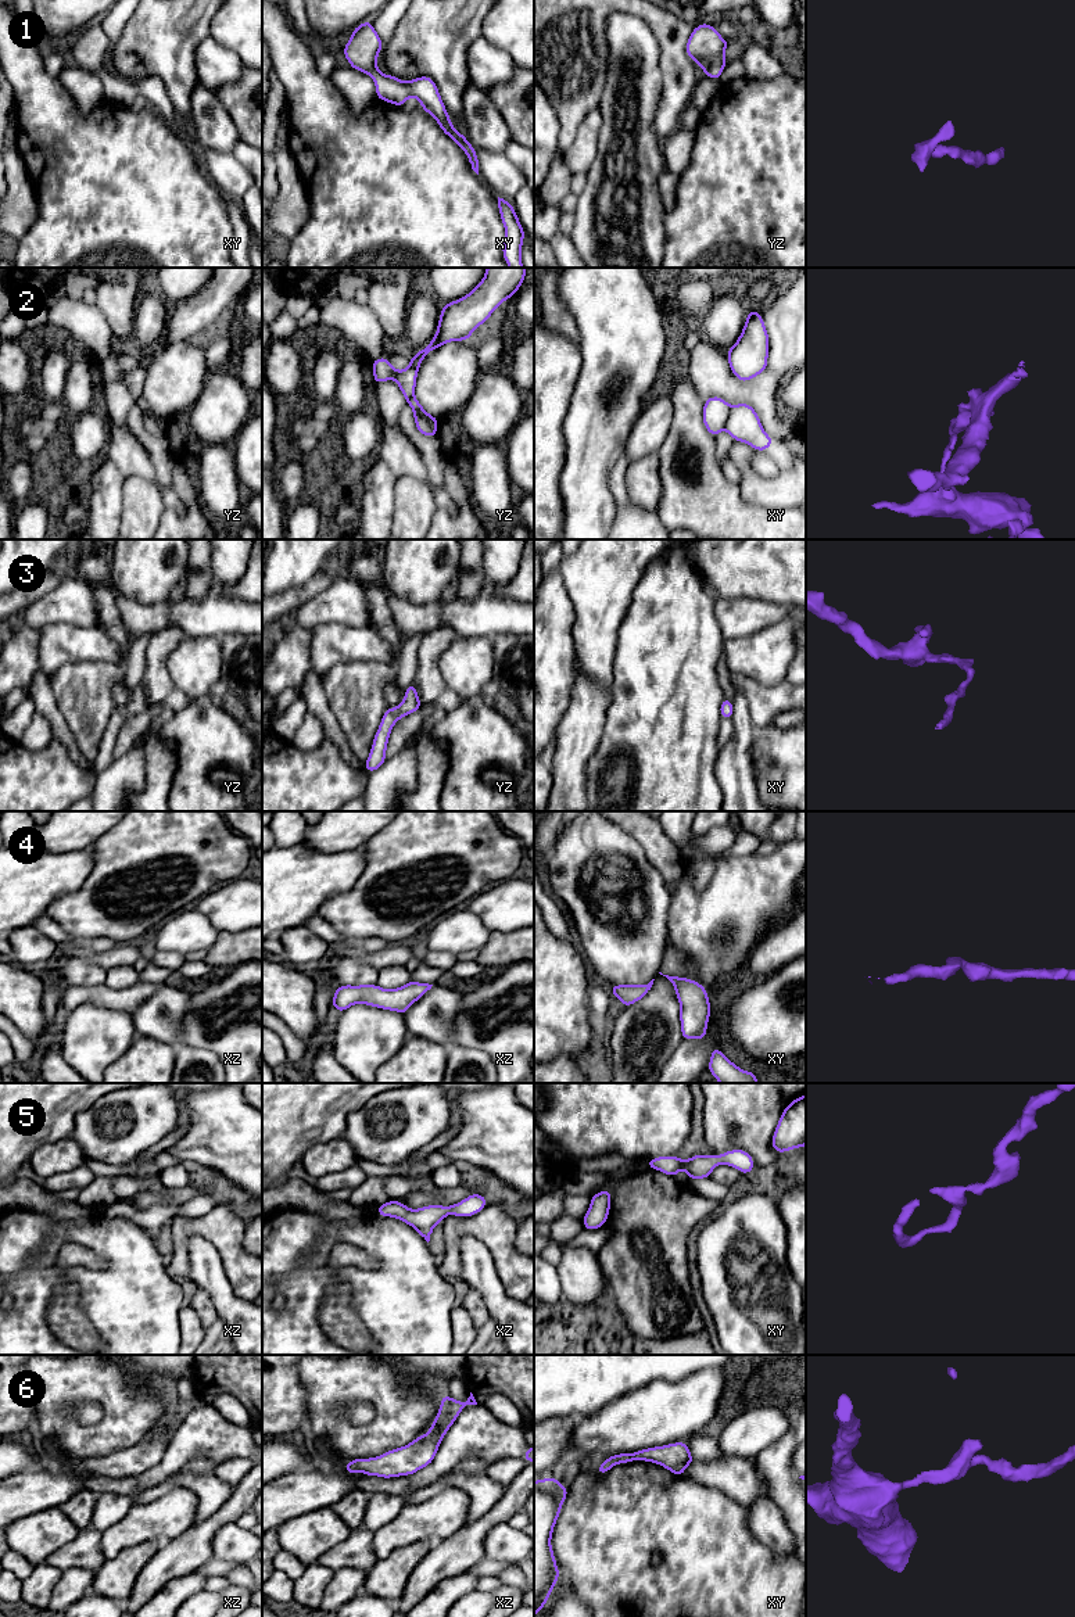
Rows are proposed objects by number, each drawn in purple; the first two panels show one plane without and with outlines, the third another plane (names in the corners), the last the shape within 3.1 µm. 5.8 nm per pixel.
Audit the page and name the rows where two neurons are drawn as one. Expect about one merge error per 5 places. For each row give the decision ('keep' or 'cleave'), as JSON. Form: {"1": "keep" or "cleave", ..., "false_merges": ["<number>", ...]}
{"1": "keep", "2": "cleave", "3": "keep", "4": "keep", "5": "keep", "6": "keep", "false_merges": ["2"]}

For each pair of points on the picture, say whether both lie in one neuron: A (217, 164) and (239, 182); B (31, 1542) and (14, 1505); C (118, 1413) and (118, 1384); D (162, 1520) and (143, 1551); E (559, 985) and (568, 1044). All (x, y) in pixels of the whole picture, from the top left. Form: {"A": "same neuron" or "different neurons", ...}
{"A": "same neuron", "B": "different neurons", "C": "same neuron", "D": "different neurons", "E": "same neuron"}

